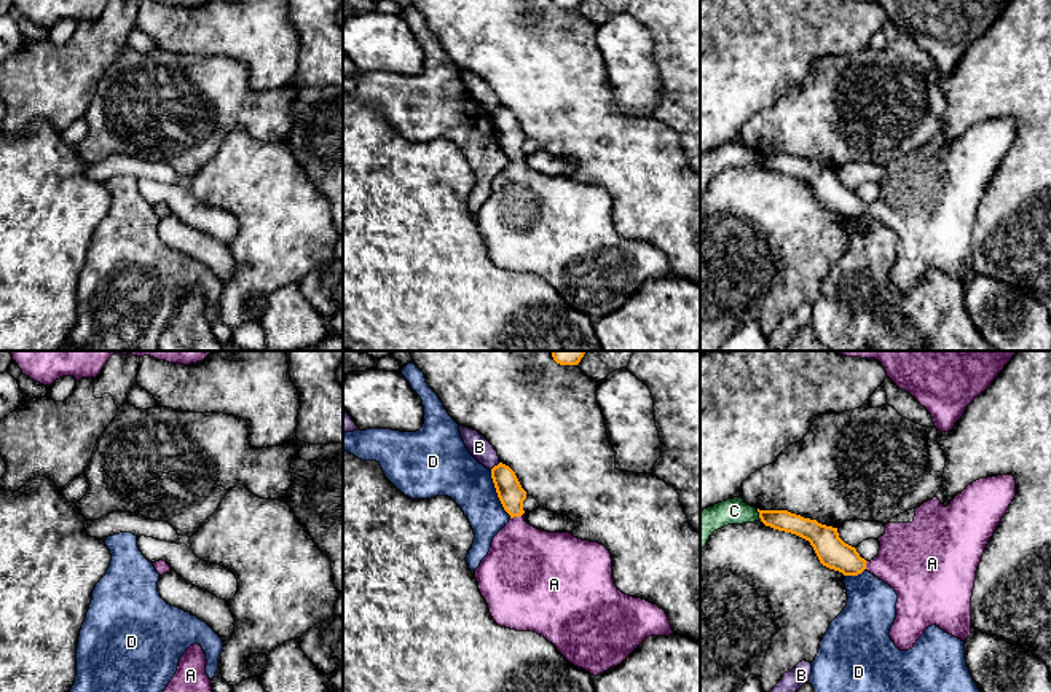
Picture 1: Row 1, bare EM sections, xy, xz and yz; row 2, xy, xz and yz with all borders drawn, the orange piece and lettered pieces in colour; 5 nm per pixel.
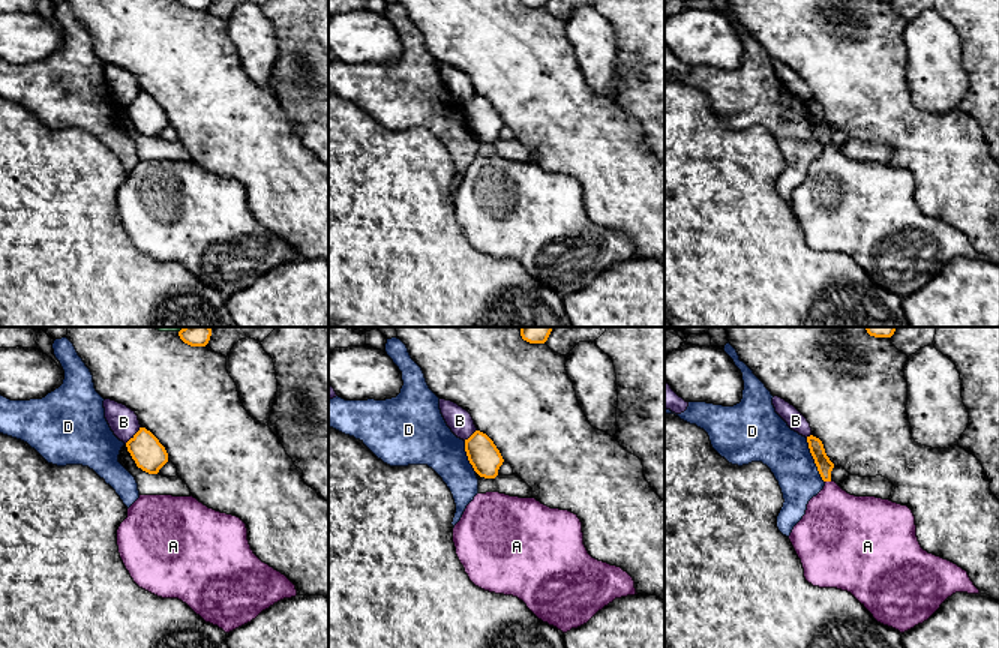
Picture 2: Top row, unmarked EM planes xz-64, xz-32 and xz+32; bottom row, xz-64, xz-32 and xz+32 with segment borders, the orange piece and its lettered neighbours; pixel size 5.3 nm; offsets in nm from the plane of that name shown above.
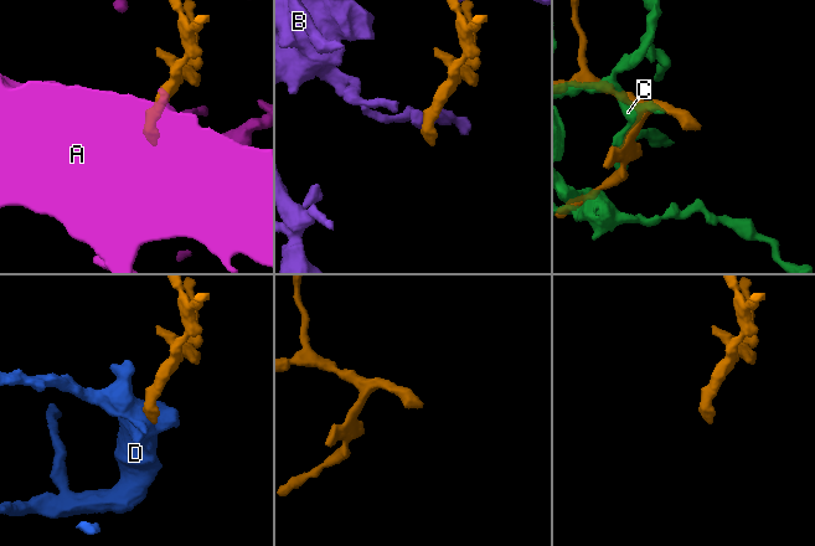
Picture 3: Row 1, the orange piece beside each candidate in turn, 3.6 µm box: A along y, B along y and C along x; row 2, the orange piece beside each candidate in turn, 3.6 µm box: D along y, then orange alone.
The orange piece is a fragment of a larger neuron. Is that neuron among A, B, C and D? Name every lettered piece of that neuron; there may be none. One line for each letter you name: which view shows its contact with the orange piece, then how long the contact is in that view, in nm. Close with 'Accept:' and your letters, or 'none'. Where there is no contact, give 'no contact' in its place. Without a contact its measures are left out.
A: xz | 70 nm
Accept: A

